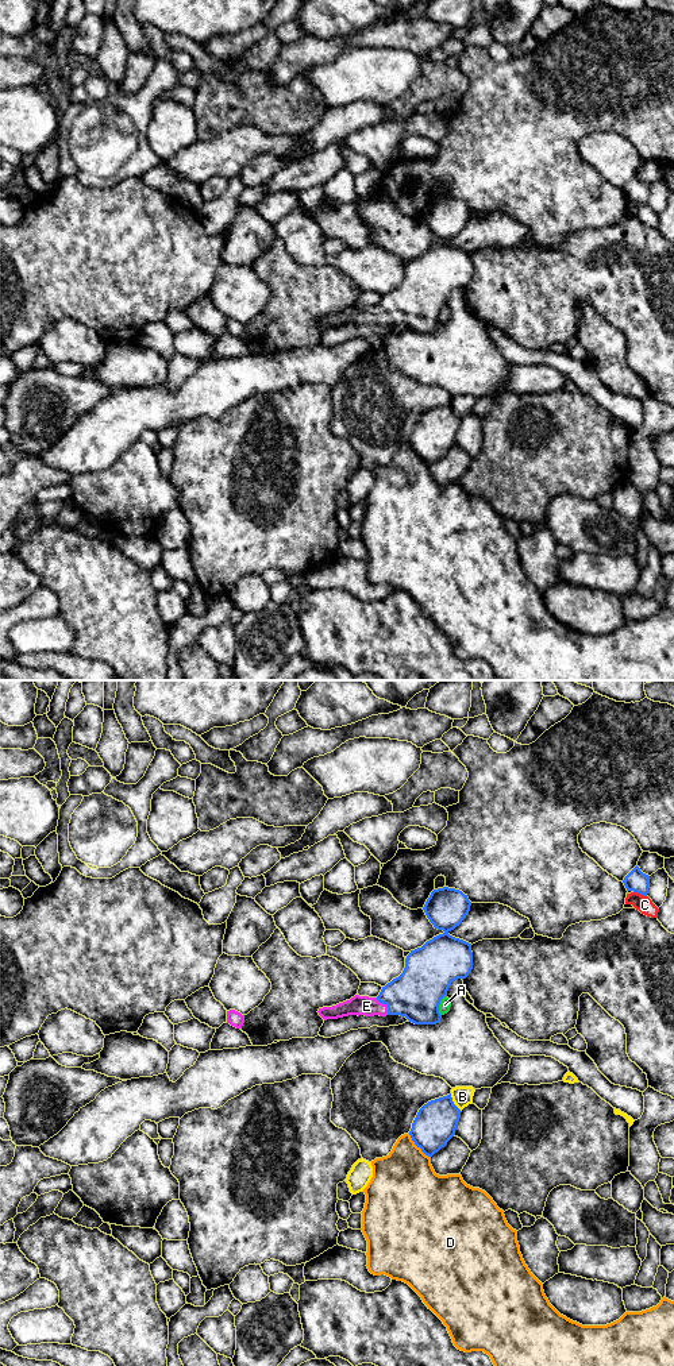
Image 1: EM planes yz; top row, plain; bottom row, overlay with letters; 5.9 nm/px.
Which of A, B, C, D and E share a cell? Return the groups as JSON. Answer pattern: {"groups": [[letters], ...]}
{"groups": [["A"], ["B"], ["C"], ["D"], ["E"]]}

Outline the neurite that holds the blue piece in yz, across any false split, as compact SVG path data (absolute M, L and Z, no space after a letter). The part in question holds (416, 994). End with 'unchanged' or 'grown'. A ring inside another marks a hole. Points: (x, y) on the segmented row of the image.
M448 887L434 890L423 910L434 927L444 933L427 941L421 948L411 950L405 958L403 973L382 987L377 998L355 995L350 1000L336 1006L319 1008L319 1015L324 1020L348 1015L400 1015L415 1024L439 1023L442 1019L439 1004L440 1000L447 996L451 983L458 979L466 979L473 969L471 944L448 934L462 923L470 911L470 906L471 902L467 895L459 890Z; grown

